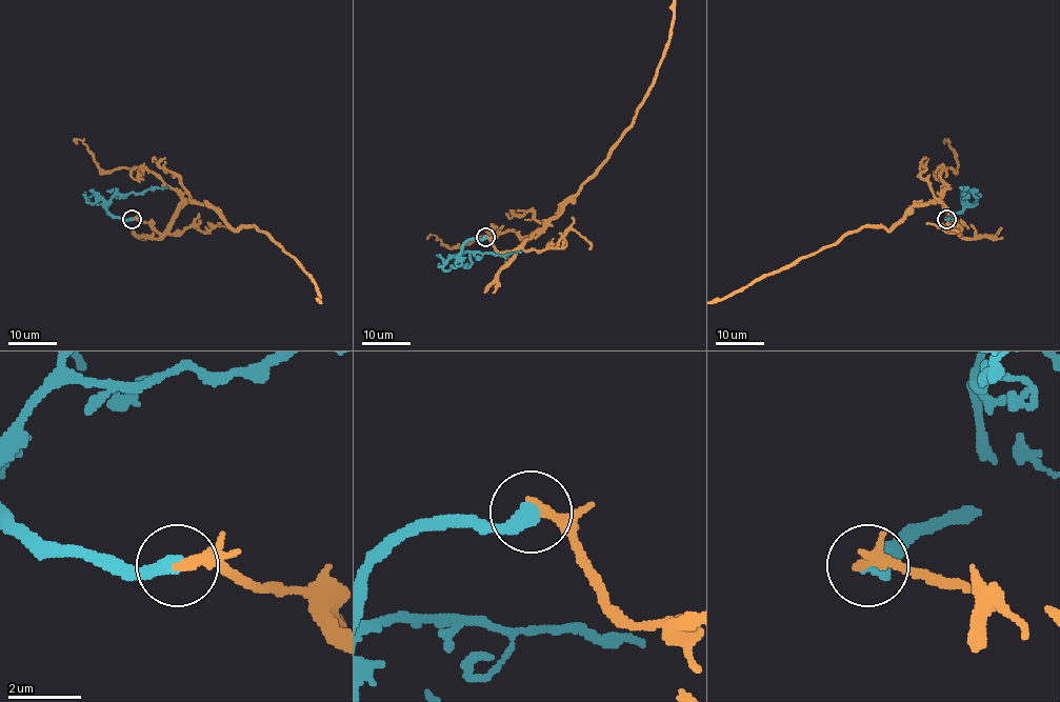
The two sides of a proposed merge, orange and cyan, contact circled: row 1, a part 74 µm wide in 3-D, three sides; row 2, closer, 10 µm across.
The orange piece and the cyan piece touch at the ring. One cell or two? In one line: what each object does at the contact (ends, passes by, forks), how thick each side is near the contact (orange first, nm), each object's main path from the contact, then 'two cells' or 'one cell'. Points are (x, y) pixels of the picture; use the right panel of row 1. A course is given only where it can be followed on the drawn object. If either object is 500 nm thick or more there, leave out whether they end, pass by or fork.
orange ends; cyan ends; calibres 280 and 440 nm; course orange (946, 219), (961, 222), (961, 231), (939, 201), (914, 204), (888, 229), (850, 231), (720, 299); course cyan (946, 219), (961, 209), (961, 194), (964, 189), (960, 186); two cells

